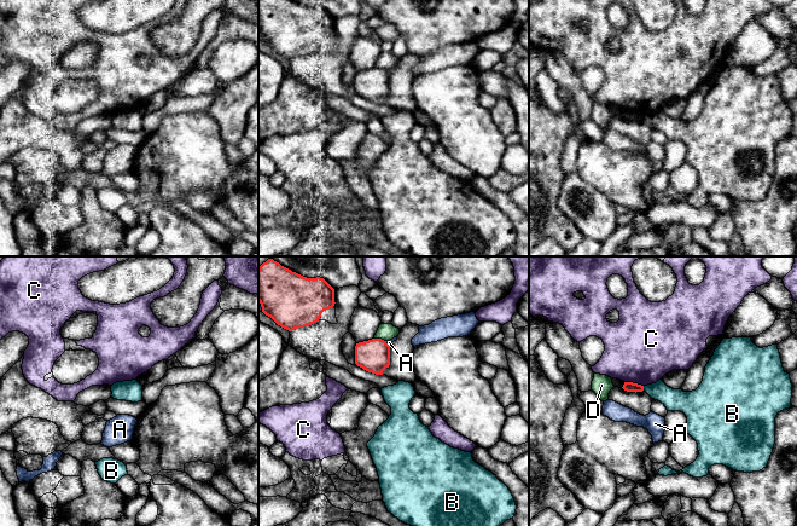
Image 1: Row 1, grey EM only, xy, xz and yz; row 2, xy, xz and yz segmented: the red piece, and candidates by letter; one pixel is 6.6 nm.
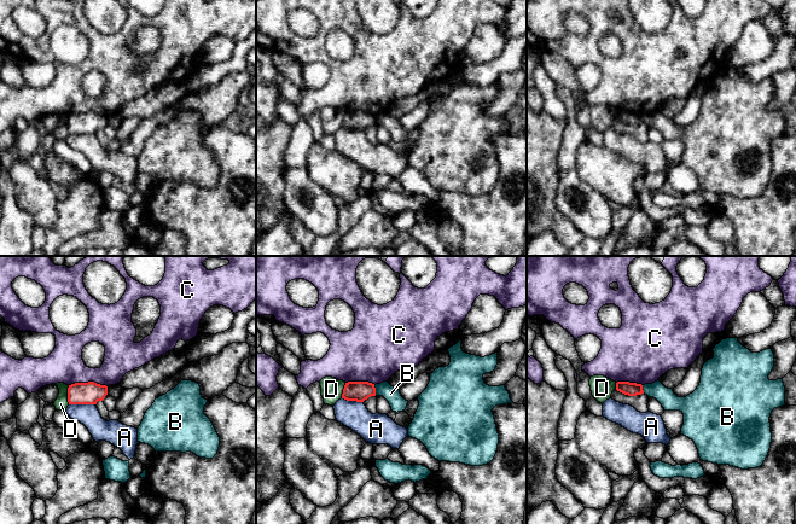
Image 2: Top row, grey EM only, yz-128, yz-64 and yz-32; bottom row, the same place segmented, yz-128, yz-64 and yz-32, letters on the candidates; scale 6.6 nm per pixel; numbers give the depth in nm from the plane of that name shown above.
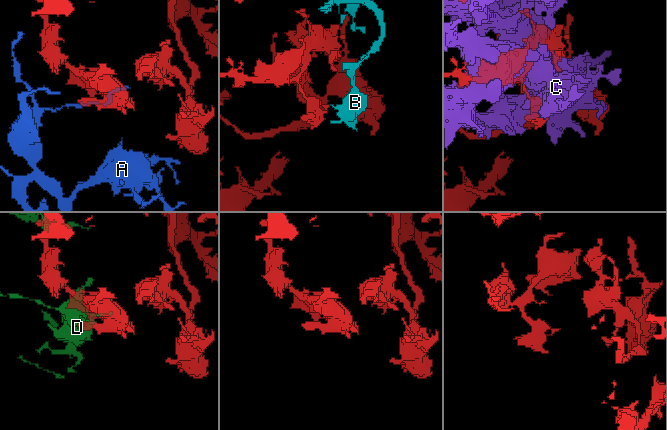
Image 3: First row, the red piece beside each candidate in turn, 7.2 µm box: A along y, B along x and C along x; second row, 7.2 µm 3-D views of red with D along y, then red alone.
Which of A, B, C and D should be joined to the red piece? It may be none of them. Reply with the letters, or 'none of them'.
none of them

